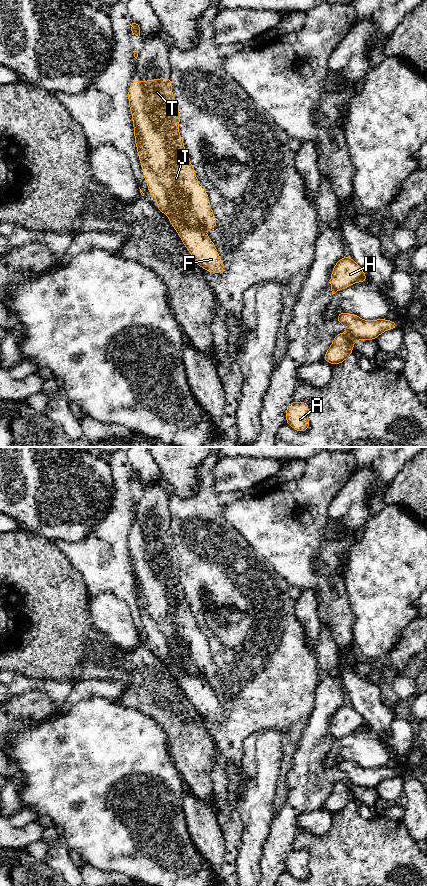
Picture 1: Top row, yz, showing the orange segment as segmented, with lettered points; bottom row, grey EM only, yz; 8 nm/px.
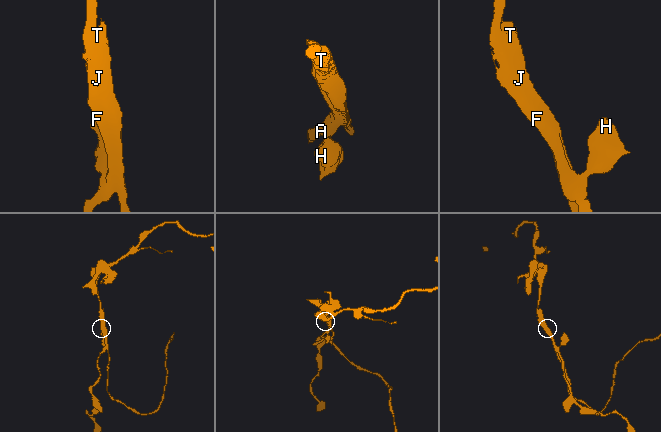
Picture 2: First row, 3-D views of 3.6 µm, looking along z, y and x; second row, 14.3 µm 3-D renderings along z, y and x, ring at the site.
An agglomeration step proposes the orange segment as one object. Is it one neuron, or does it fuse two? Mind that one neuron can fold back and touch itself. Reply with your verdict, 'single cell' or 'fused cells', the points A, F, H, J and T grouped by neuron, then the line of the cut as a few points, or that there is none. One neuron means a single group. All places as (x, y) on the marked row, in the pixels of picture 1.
fused cells | A F H / J T | yz (133, 124), (168, 211), (201, 231)

